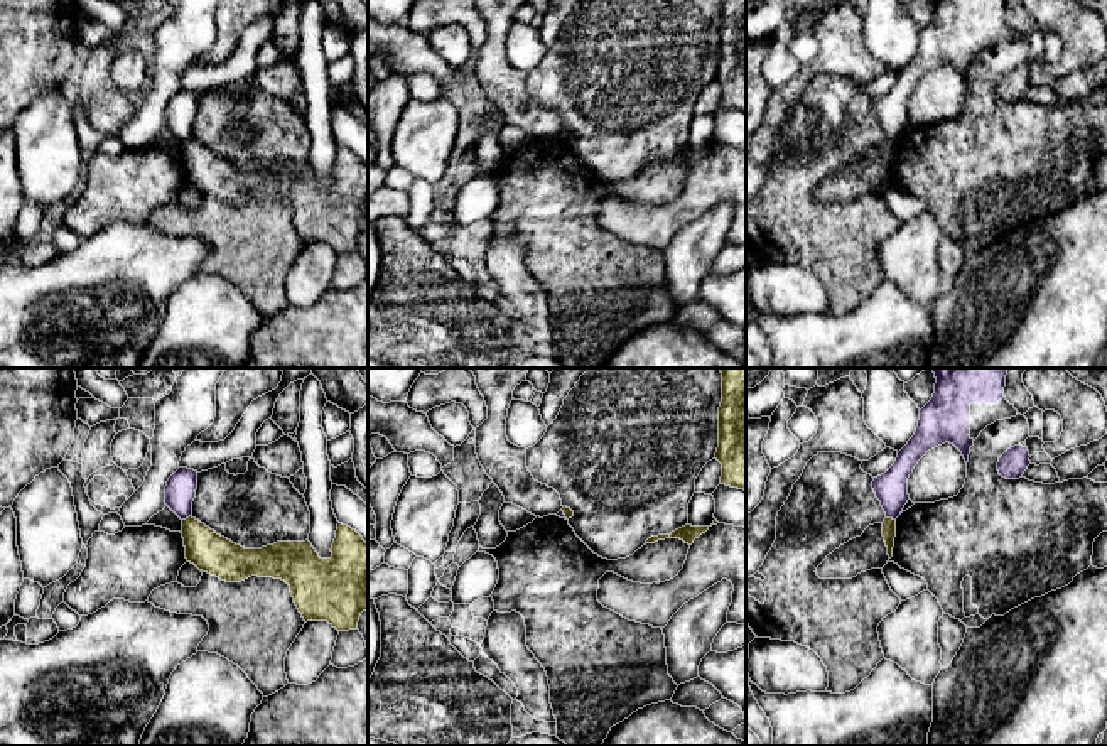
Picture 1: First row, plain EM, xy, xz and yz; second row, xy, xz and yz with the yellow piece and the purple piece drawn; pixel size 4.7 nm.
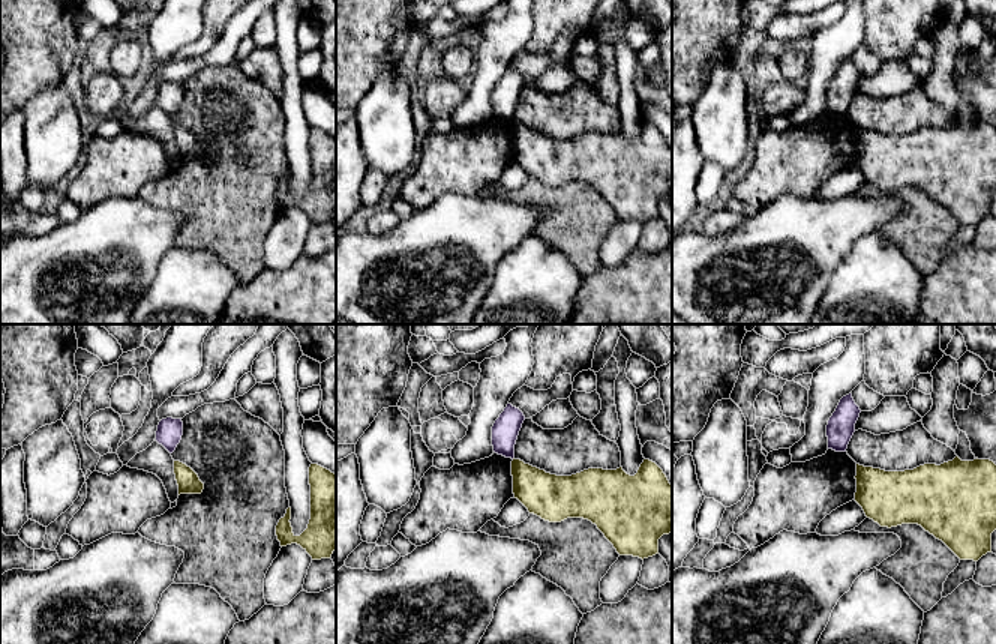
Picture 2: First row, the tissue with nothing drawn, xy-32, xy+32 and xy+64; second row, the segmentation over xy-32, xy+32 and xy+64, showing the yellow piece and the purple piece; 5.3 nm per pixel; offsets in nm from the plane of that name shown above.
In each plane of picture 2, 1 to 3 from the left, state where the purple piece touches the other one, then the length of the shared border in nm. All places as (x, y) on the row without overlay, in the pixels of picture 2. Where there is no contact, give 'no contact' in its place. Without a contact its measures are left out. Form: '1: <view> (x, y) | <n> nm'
1: no contact
2: no contact
3: no contact

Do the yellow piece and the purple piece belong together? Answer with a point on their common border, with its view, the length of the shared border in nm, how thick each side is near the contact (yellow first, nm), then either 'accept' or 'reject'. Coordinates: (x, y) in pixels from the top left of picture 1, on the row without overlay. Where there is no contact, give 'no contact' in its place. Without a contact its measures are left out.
yz (891, 140) | 50 nm | 60/160 nm | reject

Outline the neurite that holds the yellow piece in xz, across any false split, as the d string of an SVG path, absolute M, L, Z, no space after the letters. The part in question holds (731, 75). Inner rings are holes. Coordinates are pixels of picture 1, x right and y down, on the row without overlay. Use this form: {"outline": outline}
{"outline": "M722 0L719 29L721 106L746 113L746 0Z"}

